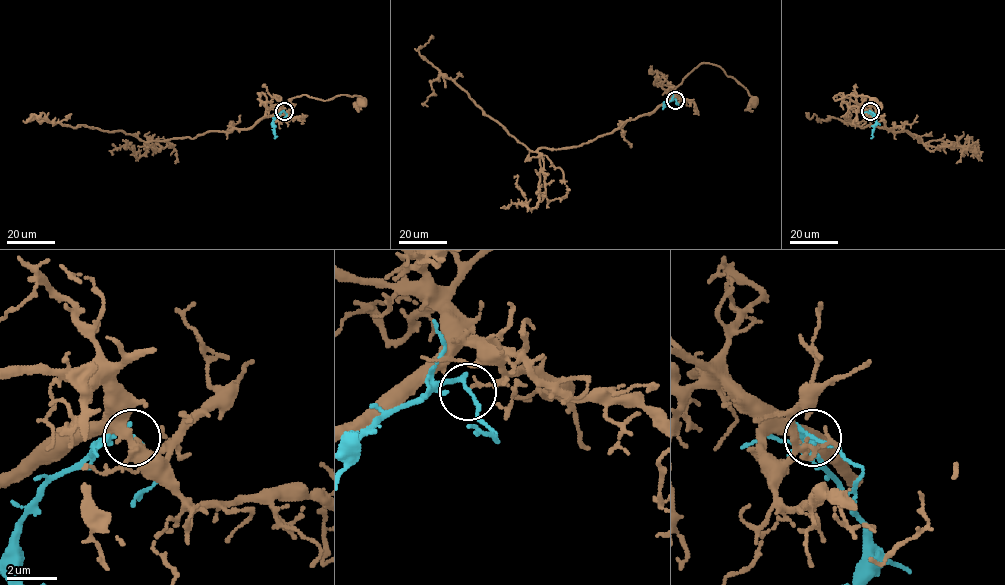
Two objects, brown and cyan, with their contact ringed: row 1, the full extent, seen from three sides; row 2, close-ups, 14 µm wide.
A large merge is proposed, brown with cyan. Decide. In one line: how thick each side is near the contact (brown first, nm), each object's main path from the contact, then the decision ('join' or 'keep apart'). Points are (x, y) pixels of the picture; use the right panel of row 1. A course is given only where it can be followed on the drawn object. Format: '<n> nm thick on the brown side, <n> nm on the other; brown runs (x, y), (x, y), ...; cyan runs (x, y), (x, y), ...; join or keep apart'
120 nm thick on the brown side, 160 nm on the other; brown runs (870, 111), (867, 114), (860, 105), (839, 94), (833, 98), (836, 100), (847, 95), (867, 95), (872, 103); cyan runs (871, 111), (875, 119), (871, 138); keep apart

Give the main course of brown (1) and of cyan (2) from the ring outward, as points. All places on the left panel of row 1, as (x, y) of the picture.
1: (284, 111), (287, 114), (282, 105), (303, 94), (327, 100), (336, 95), (360, 95), (361, 103)
2: (284, 111), (273, 119), (274, 138)

